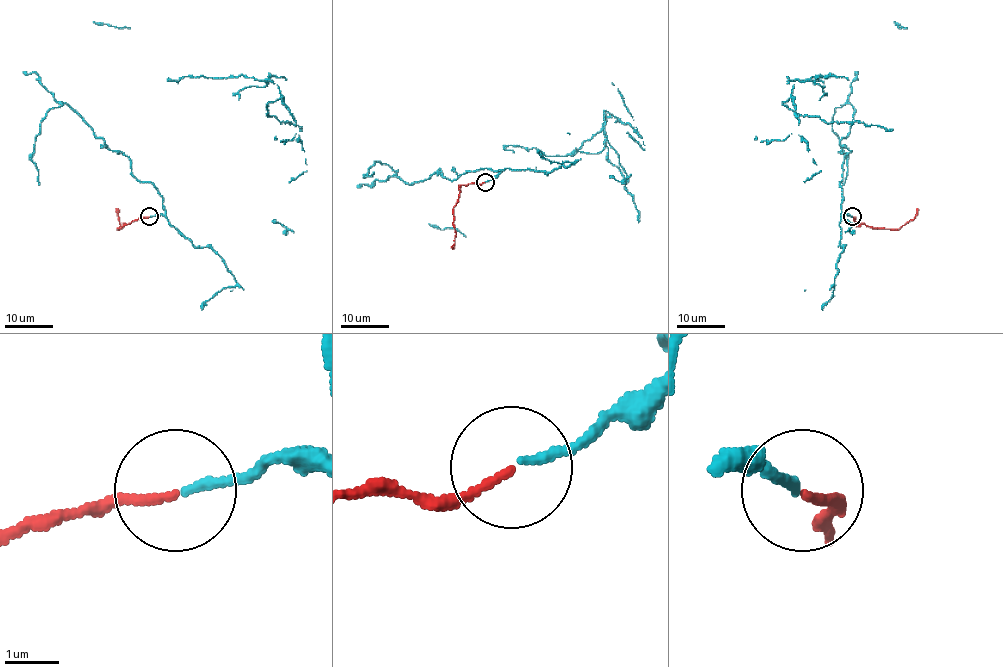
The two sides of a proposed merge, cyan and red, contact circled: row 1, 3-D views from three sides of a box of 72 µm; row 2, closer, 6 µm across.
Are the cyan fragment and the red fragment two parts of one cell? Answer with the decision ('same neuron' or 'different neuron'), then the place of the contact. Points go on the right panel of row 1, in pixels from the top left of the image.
same neuron; place (852, 216)

